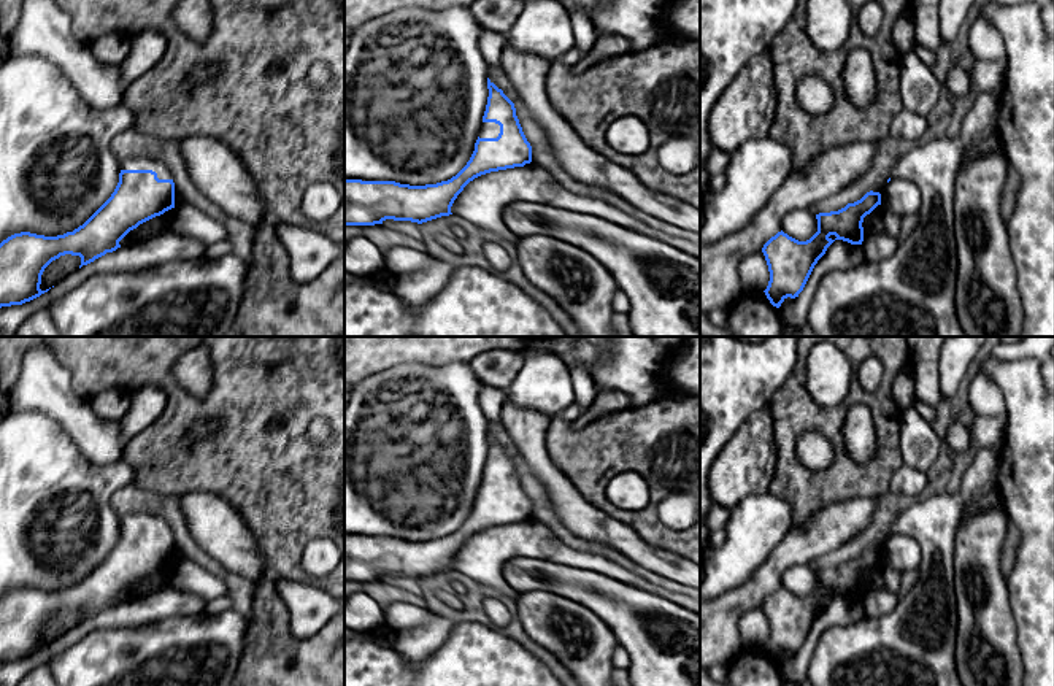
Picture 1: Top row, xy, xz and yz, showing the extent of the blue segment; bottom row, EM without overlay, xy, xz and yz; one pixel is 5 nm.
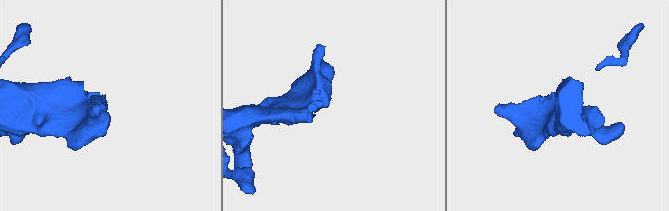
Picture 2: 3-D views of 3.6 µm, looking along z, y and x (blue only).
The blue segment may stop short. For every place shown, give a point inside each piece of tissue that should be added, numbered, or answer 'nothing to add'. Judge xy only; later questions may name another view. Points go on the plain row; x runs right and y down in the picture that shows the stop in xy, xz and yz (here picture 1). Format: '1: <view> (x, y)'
1: xy (161, 524)

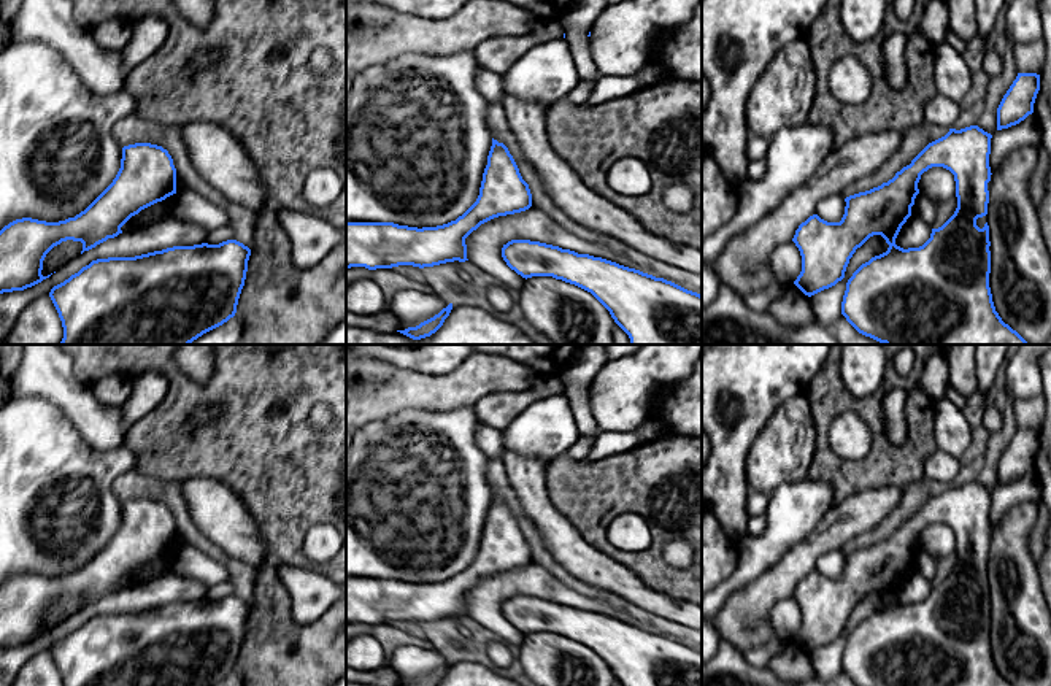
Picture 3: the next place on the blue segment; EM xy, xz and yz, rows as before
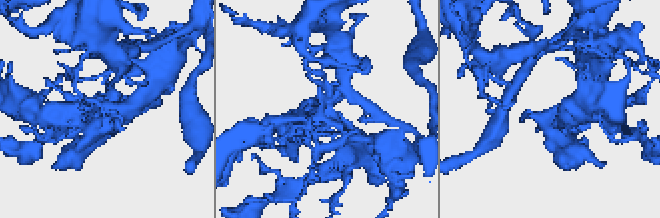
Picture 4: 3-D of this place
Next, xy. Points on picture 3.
nothing to add

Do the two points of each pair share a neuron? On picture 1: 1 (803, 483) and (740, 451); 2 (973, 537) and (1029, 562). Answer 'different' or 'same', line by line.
1: different
2: different

